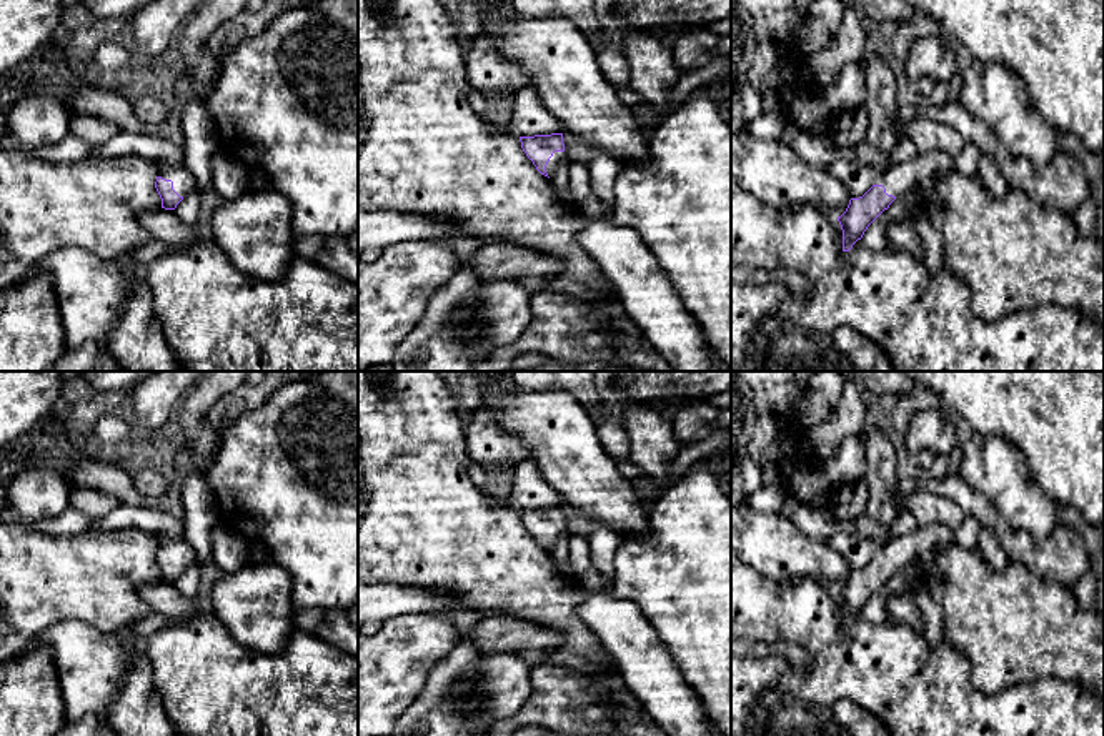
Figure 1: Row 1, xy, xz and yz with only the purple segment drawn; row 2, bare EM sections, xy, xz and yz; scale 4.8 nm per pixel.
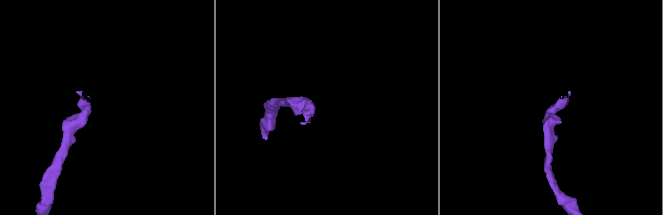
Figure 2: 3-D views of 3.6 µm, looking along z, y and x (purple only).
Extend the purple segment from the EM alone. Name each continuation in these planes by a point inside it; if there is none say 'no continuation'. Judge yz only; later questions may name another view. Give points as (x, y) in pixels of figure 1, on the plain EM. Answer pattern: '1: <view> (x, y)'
1: yz (898, 552)

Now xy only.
1: xy (184, 555)

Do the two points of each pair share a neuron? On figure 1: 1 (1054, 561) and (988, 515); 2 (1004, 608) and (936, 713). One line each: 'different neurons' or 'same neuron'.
1: same neuron
2: different neurons

